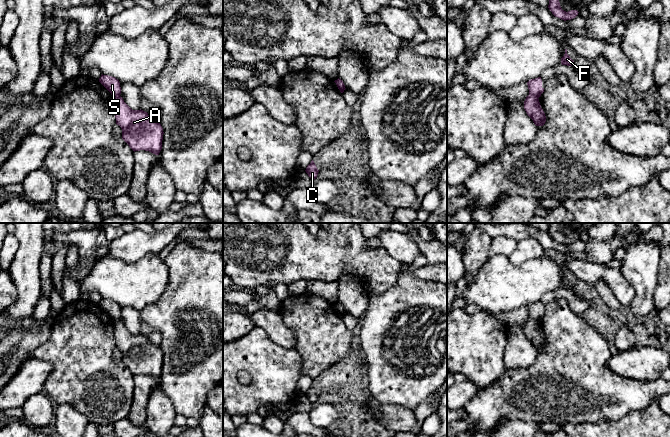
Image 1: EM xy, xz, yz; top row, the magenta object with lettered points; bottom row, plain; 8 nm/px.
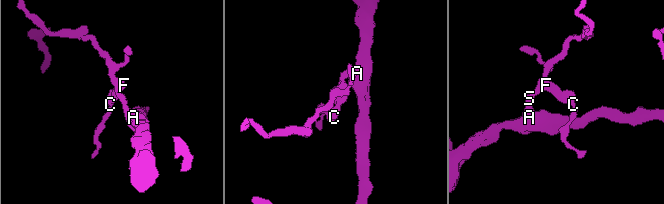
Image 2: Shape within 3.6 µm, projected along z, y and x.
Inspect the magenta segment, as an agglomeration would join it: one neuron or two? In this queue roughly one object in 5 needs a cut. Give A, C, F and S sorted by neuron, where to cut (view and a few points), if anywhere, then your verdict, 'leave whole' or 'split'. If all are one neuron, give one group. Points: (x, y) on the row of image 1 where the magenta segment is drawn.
A C F S | no cut | leave whole

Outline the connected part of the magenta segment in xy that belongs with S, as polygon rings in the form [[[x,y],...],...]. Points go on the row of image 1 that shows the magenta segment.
[[[102,74],[99,82],[114,97],[114,114],[116,124],[122,129],[122,139],[134,152],[145,150],[159,155],[164,134],[160,122],[151,119],[141,109],[132,110],[120,96],[120,82],[115,77]]]

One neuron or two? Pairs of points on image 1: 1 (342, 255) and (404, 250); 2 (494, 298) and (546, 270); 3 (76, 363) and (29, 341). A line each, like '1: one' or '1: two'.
1: two
2: one
3: two

